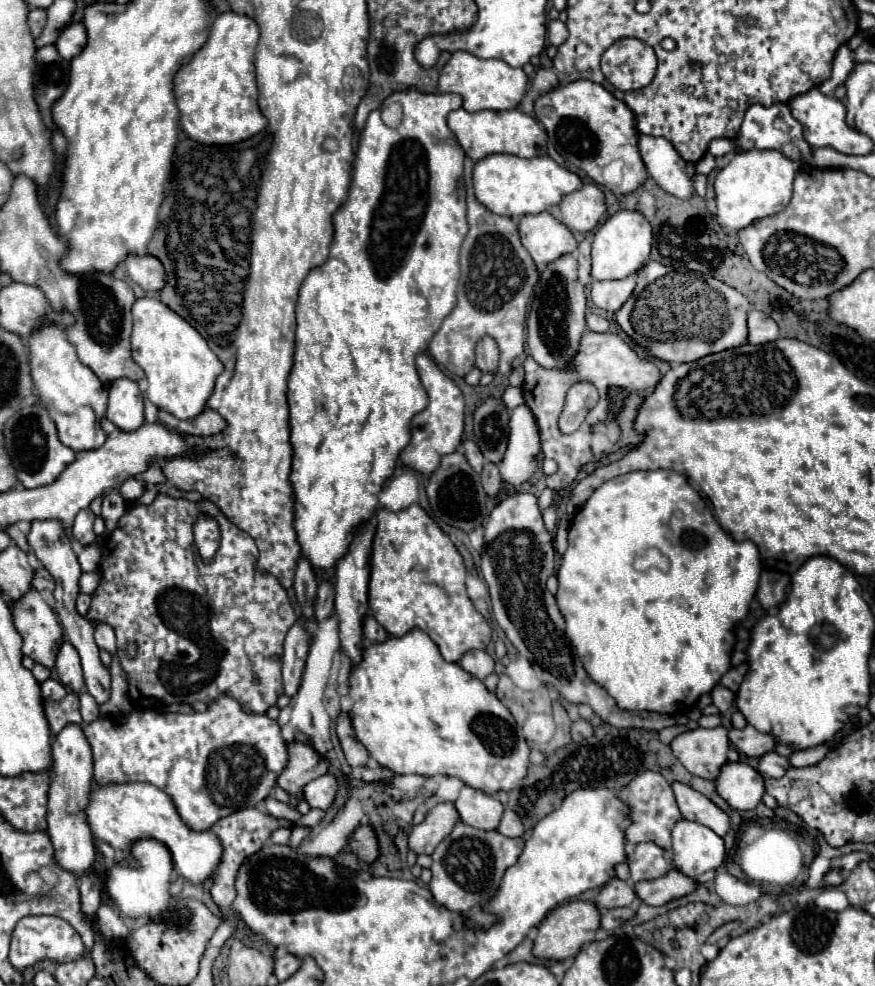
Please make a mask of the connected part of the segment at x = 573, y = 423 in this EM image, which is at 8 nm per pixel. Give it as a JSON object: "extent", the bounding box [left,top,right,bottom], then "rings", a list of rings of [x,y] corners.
{"extent":[559,383,599,433],"rings":[[[577,383],[577,387],[571,387],[565,401],[565,411],[561,413],[559,419],[561,431],[563,433],[577,431],[587,413],[595,407],[597,399],[599,399],[597,389],[591,383]]]}

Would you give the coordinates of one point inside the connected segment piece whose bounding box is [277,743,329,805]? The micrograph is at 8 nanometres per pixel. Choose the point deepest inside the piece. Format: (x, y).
(304, 765)

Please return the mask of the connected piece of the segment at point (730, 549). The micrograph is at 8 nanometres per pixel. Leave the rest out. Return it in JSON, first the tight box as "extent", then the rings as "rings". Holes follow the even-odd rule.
{"extent":[557,469,761,715],"rings":[[[659,469],[659,471],[633,471],[633,473],[625,473],[625,475],[619,475],[619,477],[613,477],[613,479],[605,481],[587,499],[587,503],[579,509],[579,513],[575,515],[573,525],[569,527],[569,547],[563,555],[563,563],[557,571],[557,579],[559,579],[557,605],[559,605],[559,609],[561,609],[561,613],[565,615],[565,621],[567,621],[565,633],[567,633],[569,641],[575,645],[583,667],[589,671],[589,677],[593,681],[601,683],[601,687],[605,687],[609,691],[609,695],[617,701],[617,705],[621,709],[627,709],[627,711],[657,711],[657,713],[675,715],[675,713],[671,713],[671,707],[675,707],[675,705],[685,705],[685,707],[695,705],[697,699],[703,693],[709,693],[719,683],[719,679],[729,671],[731,651],[733,651],[733,645],[737,641],[735,639],[735,625],[739,621],[743,621],[747,611],[749,611],[749,603],[755,597],[755,591],[757,591],[757,585],[759,585],[759,573],[761,573],[761,561],[759,561],[757,545],[753,541],[735,541],[727,531],[723,531],[721,525],[717,523],[717,519],[707,509],[705,501],[687,483],[687,479],[683,475],[679,475],[677,471],[665,471],[665,469]],[[651,545],[665,551],[667,557],[671,559],[671,569],[667,573],[663,573],[663,571],[639,573],[639,571],[633,569],[633,557],[641,553],[641,547],[651,547]]]}

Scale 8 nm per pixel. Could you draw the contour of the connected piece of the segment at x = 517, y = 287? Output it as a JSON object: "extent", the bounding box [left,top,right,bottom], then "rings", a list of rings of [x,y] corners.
{"extent":[429,159,537,377],"rings":[[[465,159],[465,185],[467,185],[467,223],[469,233],[461,245],[461,279],[457,287],[457,307],[445,317],[441,329],[429,343],[431,357],[447,371],[465,377],[475,365],[475,343],[489,335],[497,341],[501,359],[499,371],[511,373],[513,361],[525,347],[525,319],[529,295],[537,283],[537,269],[531,255],[519,241],[517,221],[499,217],[483,207],[471,189],[473,161]]]}

